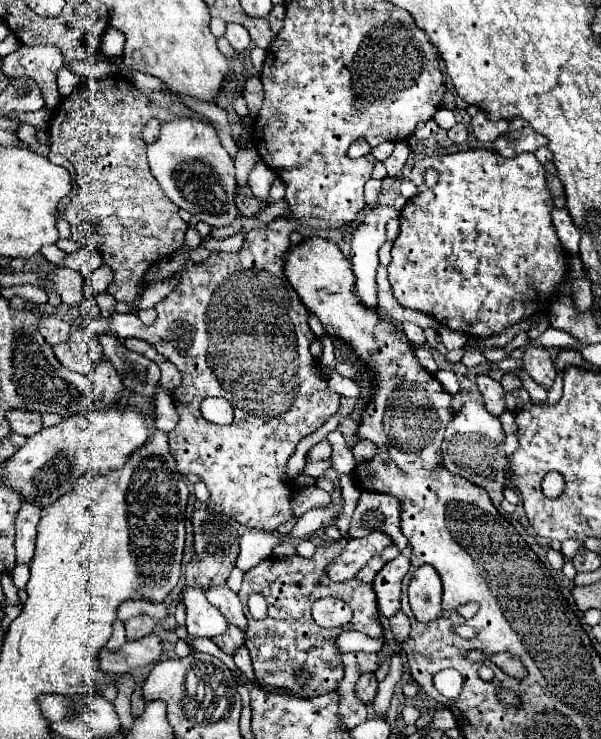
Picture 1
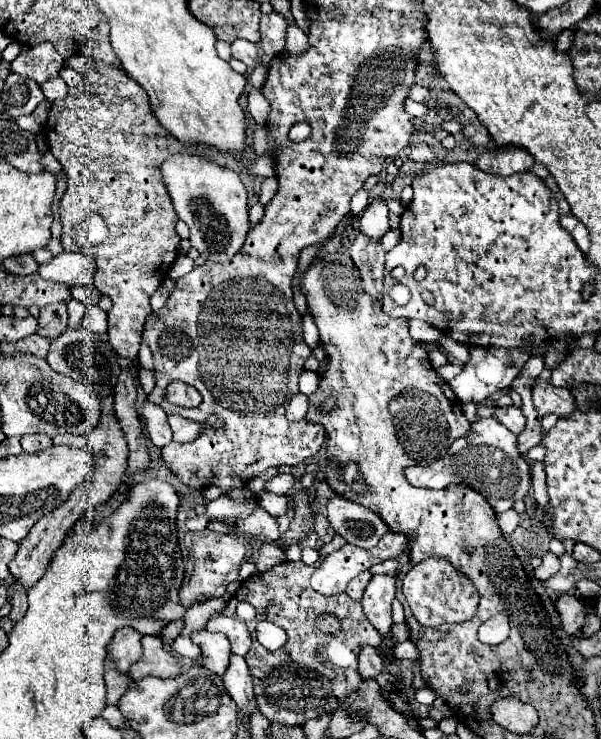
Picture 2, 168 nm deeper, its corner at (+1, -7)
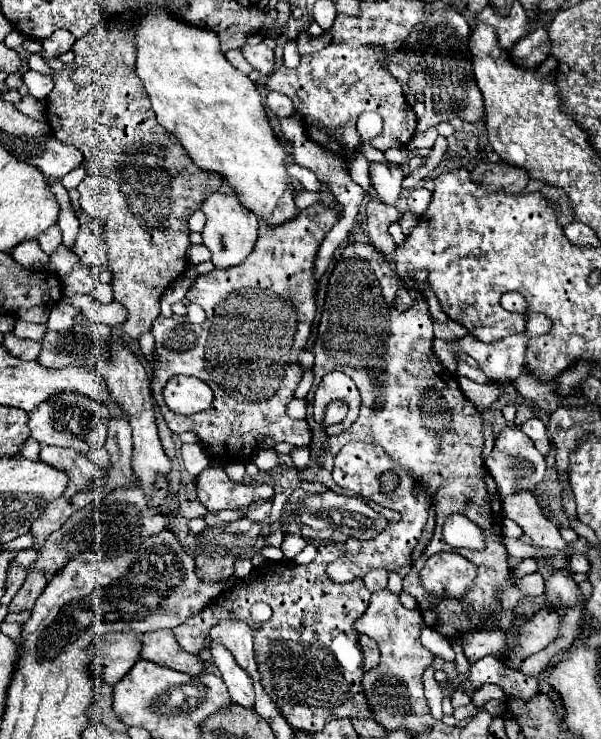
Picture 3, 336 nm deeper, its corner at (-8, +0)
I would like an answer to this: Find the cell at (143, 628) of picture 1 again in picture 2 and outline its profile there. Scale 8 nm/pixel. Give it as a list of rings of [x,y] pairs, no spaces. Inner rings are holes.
[[[122,627],[114,633],[108,643],[108,657],[114,661],[114,669],[122,675],[128,675],[130,667],[142,657],[142,635],[130,627]]]

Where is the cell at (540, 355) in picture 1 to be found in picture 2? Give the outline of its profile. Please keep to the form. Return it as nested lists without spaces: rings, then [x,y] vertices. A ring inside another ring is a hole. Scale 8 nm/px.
[[[538,377],[532,385],[534,407],[542,417],[554,413],[558,419],[562,419],[576,409],[576,399],[570,389],[556,389],[548,379],[542,377]]]

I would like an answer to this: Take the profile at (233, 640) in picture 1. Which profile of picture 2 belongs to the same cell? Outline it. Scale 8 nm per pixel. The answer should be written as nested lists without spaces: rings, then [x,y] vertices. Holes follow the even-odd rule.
[[[238,655],[230,657],[230,665],[228,665],[222,681],[224,681],[228,695],[232,695],[232,701],[236,703],[240,719],[252,717],[258,711],[258,705],[254,701],[252,677],[250,677],[250,671],[248,671],[244,657],[238,657]]]

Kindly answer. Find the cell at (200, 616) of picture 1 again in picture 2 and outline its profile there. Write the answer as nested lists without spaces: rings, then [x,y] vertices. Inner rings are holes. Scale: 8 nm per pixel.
[[[198,631],[192,635],[192,641],[196,645],[200,645],[202,649],[202,665],[216,673],[216,675],[224,675],[228,663],[230,663],[230,645],[228,639],[220,633],[210,633],[210,631]]]

